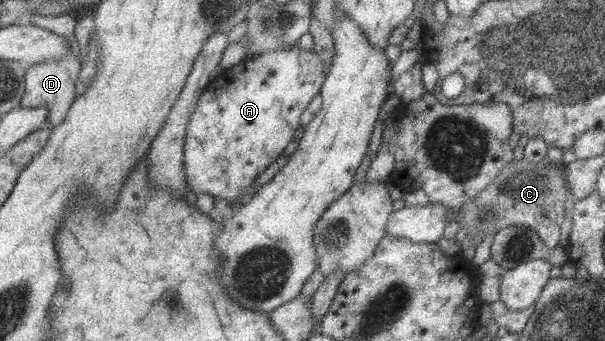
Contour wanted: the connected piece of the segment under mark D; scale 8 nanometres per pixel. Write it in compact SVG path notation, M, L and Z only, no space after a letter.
M68 47L63 57L25 67L24 95L20 100L19 107L49 108L47 109L47 127L55 128L65 118L71 103L77 98L74 83L80 70L80 62Z

